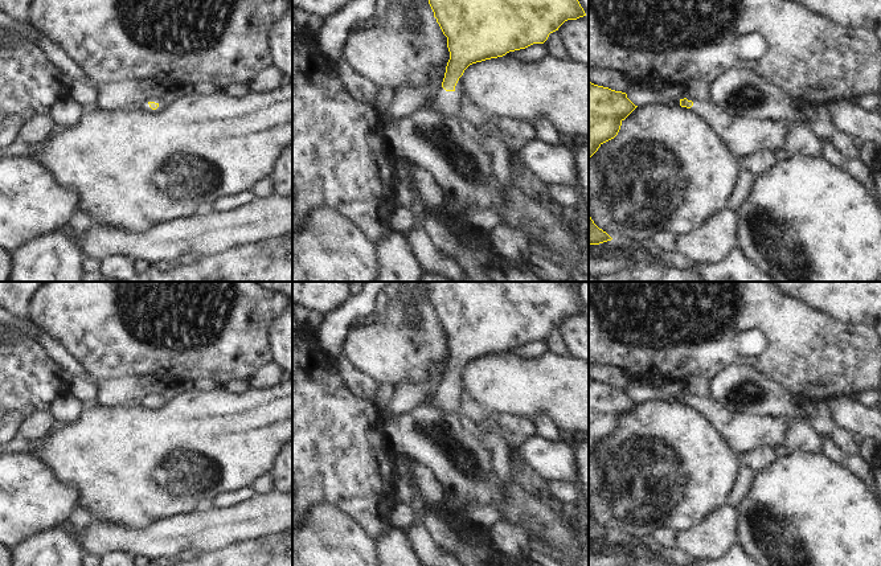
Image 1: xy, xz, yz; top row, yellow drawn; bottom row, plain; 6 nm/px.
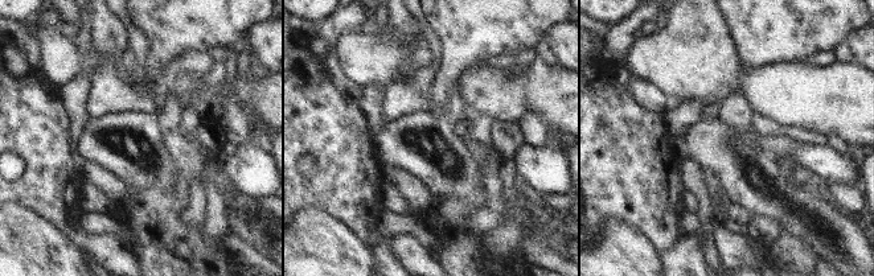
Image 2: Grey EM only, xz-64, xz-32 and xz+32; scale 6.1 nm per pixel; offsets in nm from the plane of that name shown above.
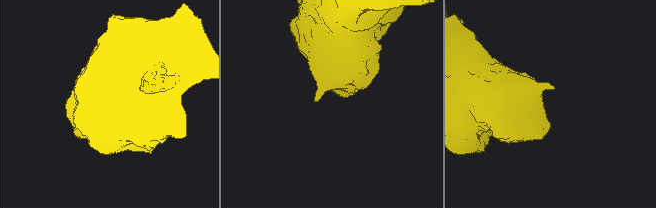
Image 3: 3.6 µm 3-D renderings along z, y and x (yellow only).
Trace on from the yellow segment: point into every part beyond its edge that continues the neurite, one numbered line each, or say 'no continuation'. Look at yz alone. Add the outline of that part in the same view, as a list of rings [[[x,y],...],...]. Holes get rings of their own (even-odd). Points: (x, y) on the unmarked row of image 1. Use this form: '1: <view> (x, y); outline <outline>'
1: yz (742, 433); outline [[[710,395],[693,397],[693,409],[705,414],[705,418],[725,438],[729,447],[742,455],[758,447],[775,448],[784,443],[788,418],[759,418],[741,415],[720,406]]]

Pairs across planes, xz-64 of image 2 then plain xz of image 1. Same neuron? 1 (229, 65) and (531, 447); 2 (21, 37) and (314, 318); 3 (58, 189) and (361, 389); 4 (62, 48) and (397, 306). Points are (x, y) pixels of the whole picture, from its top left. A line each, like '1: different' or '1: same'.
1: different
2: same
3: different
4: same

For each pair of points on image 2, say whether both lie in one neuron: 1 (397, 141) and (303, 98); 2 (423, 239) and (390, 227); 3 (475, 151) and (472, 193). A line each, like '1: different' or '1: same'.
1: different
2: same
3: different

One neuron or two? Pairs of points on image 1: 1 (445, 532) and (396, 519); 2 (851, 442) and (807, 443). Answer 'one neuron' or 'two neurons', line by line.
1: one neuron
2: two neurons

